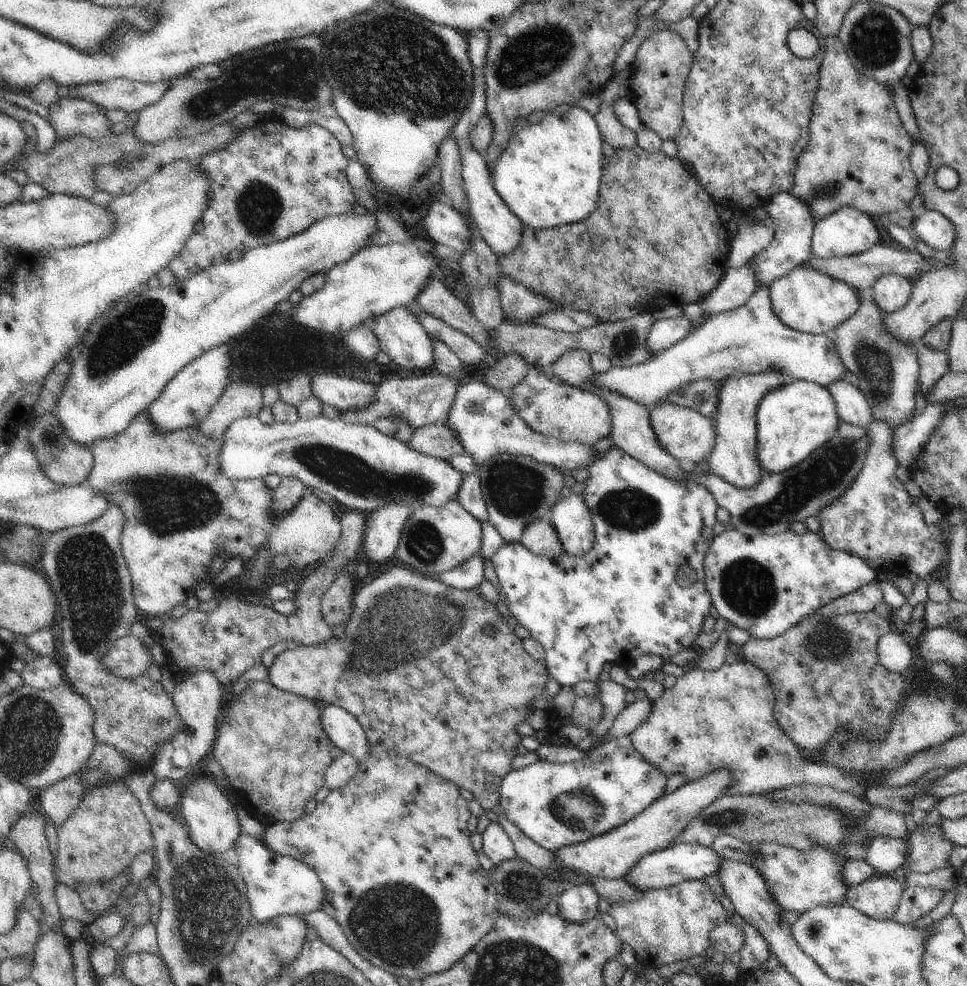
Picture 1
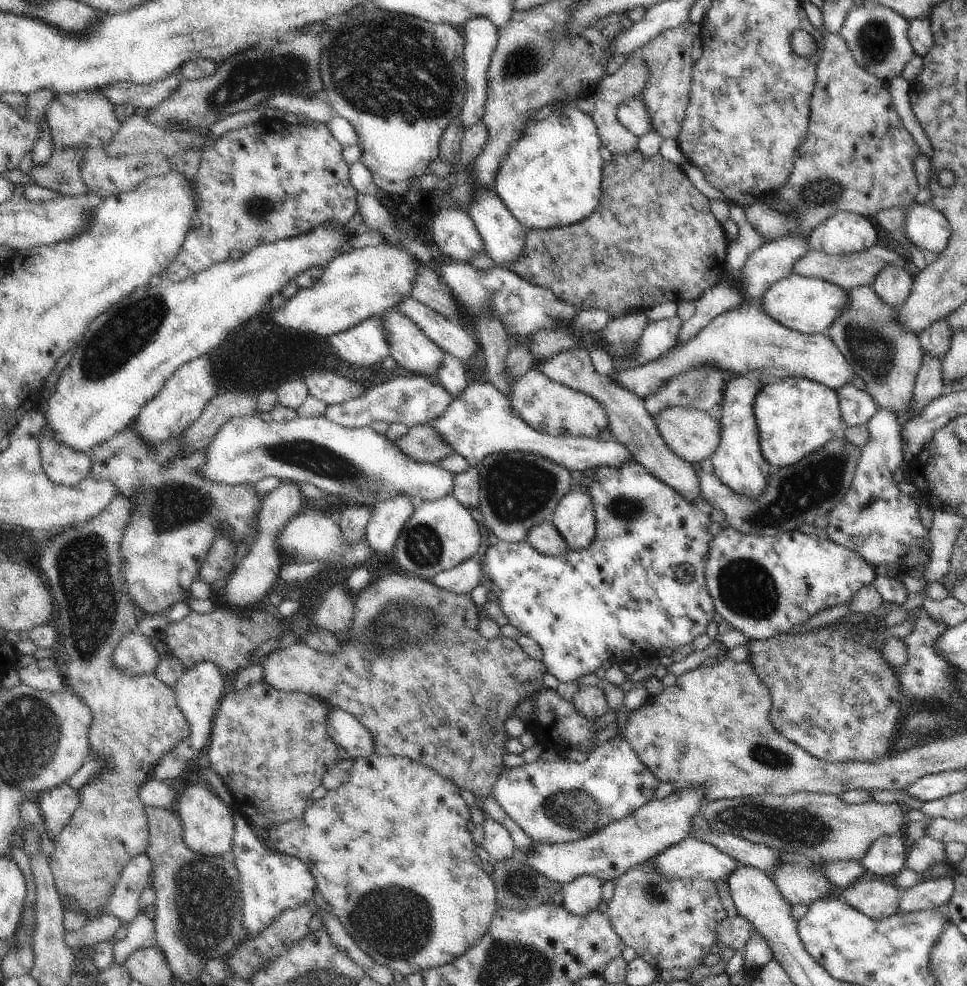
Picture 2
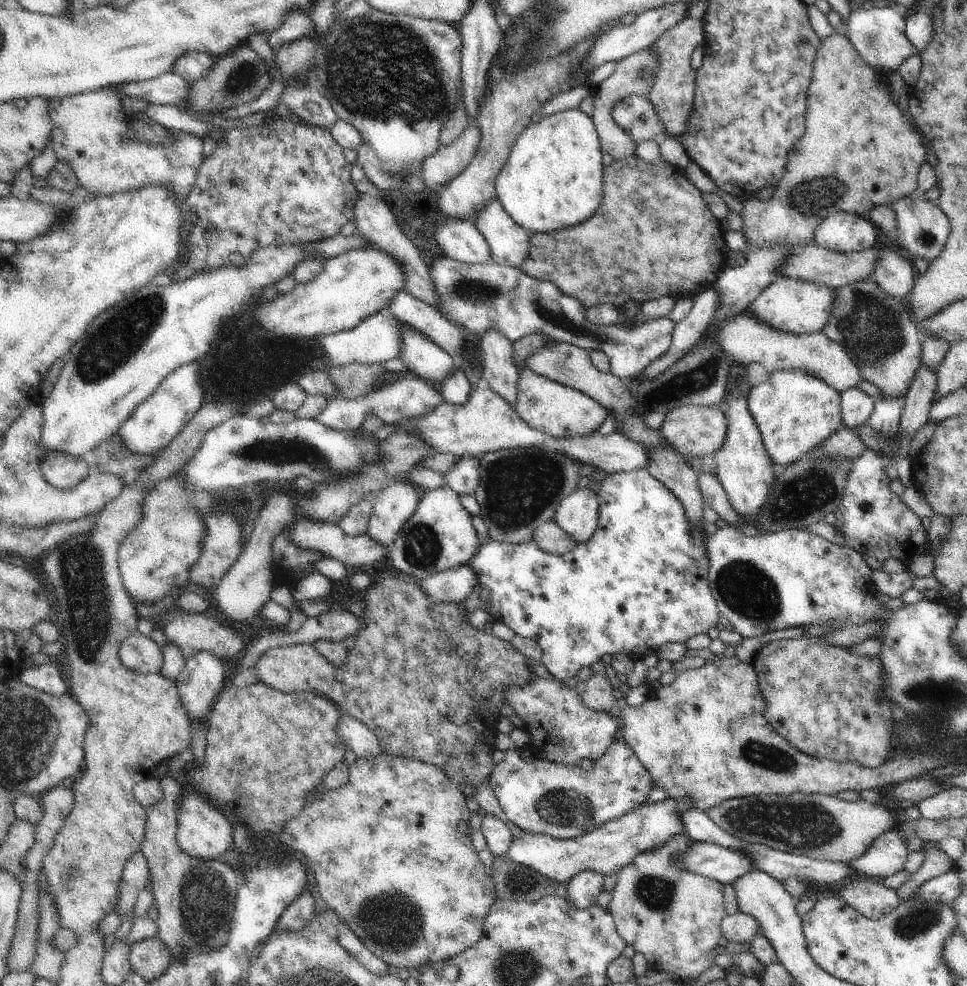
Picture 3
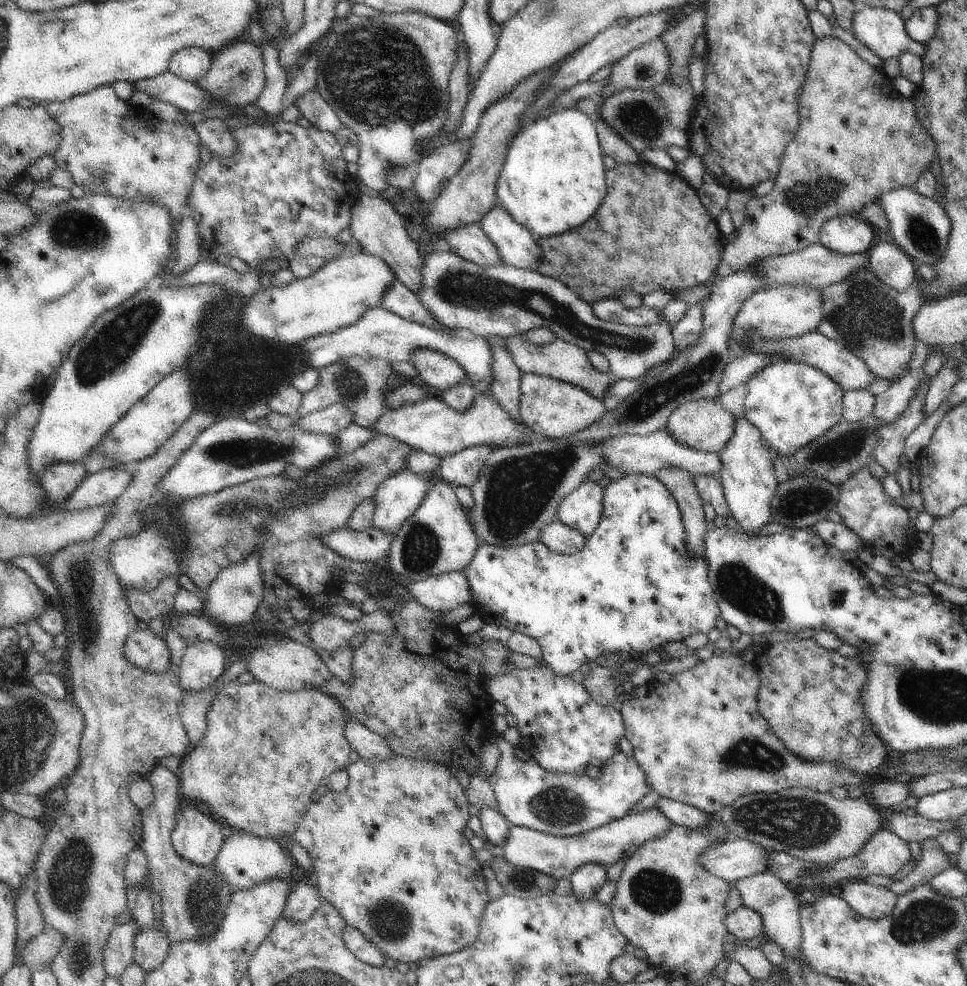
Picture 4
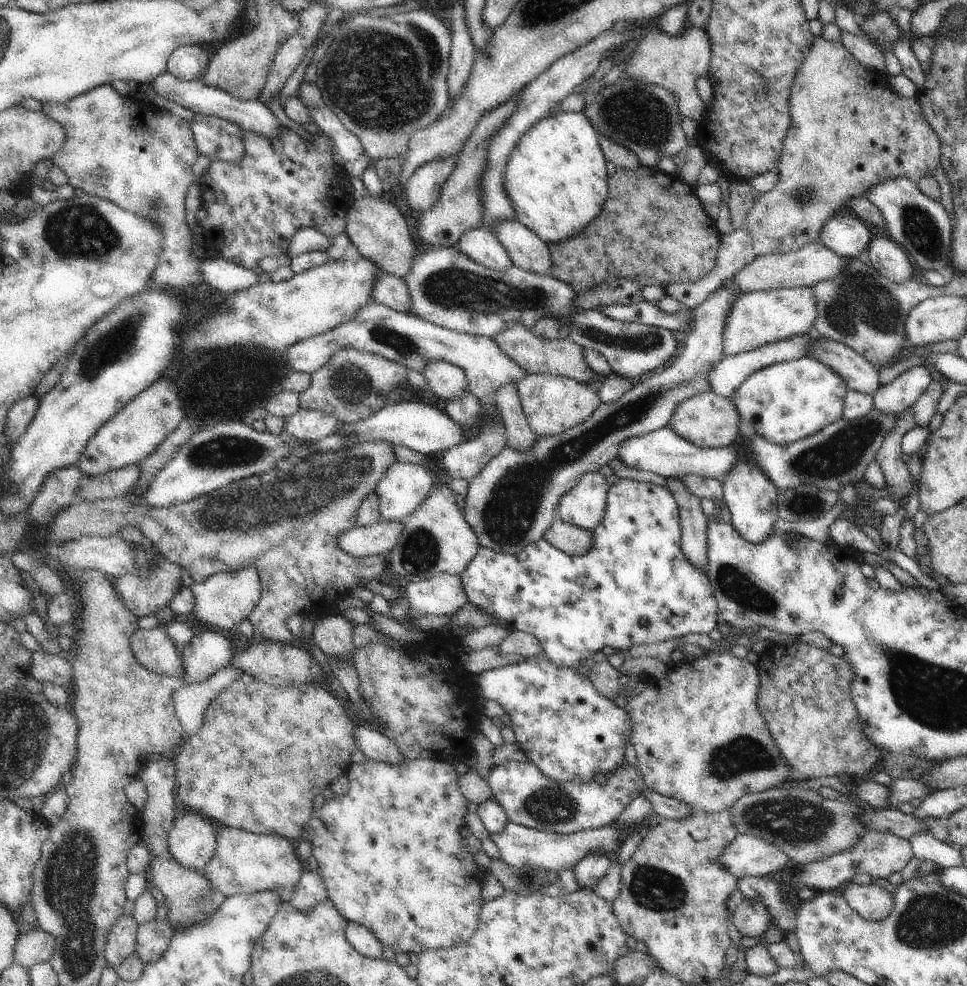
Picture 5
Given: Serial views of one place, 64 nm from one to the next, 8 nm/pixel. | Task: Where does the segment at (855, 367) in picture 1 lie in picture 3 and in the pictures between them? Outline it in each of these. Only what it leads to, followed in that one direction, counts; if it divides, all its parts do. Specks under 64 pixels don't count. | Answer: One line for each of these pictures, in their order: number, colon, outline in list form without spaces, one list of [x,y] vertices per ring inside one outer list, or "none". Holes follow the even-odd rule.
2: [[[869,288],[849,290],[851,308],[845,310],[827,330],[827,336],[839,348],[853,374],[863,380],[865,392],[873,398],[879,410],[889,410],[893,414],[905,414],[913,402],[915,378],[923,360],[921,344],[913,332],[903,330],[897,324],[897,312]]]
3: [[[873,278],[835,290],[837,298],[823,334],[829,336],[855,362],[863,380],[879,388],[881,400],[907,396],[915,372],[921,366],[923,344],[915,322],[909,318],[907,298],[893,300],[881,290]]]

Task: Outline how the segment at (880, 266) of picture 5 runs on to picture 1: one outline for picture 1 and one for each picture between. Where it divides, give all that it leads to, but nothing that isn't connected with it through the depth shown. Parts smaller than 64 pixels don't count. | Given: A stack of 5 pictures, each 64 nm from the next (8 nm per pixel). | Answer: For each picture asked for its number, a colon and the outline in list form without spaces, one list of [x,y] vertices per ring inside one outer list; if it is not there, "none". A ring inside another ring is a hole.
1: [[[881,276],[873,286],[873,302],[883,314],[893,314],[905,308],[911,298],[913,282],[901,276]]]
2: [[[901,268],[881,270],[871,284],[871,290],[885,302],[885,306],[899,310],[903,302],[909,298],[913,288],[913,274]]]
3: [[[881,250],[871,278],[889,298],[905,300],[915,286],[917,272],[903,258],[899,258],[899,252],[895,254],[893,250]]]
4: [[[879,242],[869,250],[869,270],[889,288],[903,292],[919,280],[915,264],[895,244]]]

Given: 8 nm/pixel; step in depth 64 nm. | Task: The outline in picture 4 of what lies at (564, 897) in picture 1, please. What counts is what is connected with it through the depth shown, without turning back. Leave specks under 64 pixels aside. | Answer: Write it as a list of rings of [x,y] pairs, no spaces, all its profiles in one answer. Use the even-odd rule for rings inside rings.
[[[597,864],[581,866],[569,878],[569,882],[571,882],[571,896],[577,898],[581,904],[593,900],[597,896],[597,892],[601,890],[601,886],[607,882],[605,874],[607,874],[607,870],[603,866],[597,866]]]

